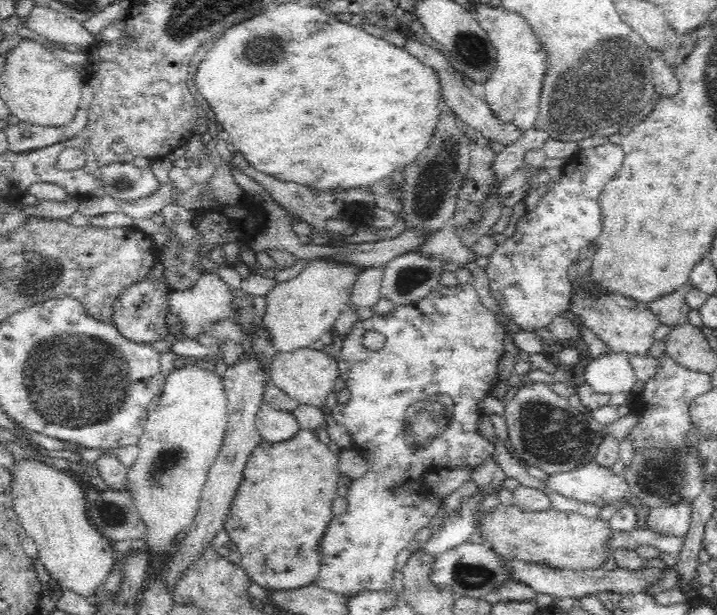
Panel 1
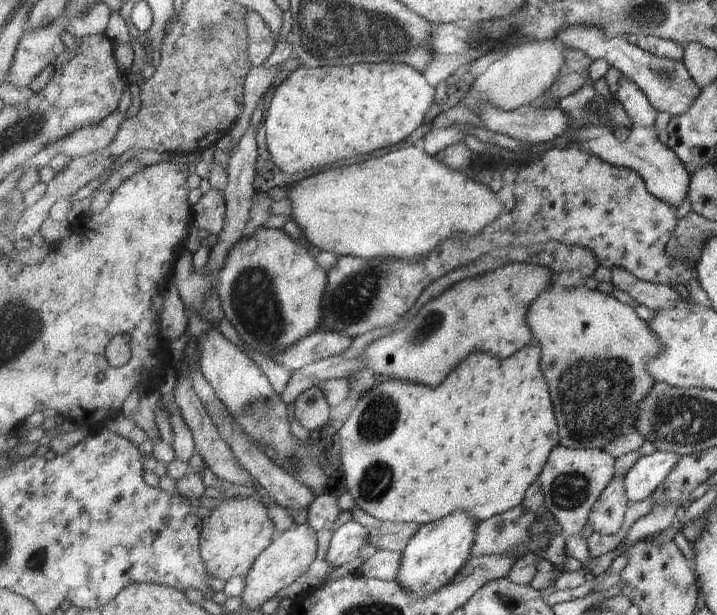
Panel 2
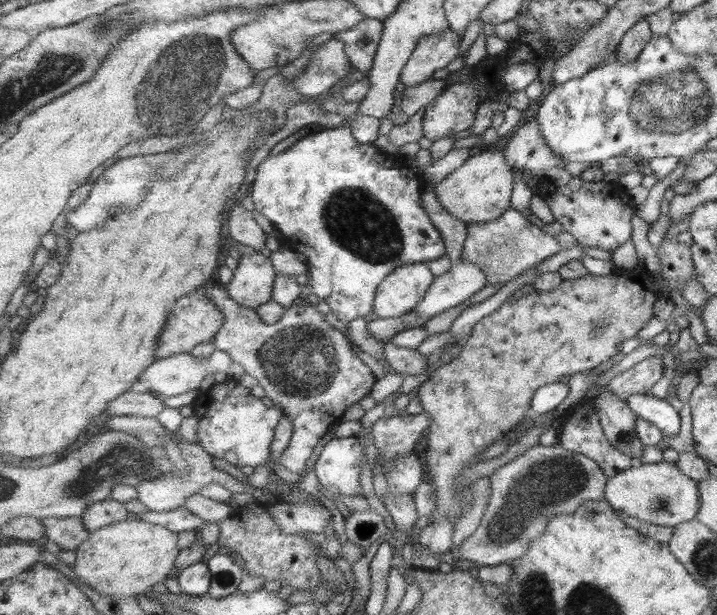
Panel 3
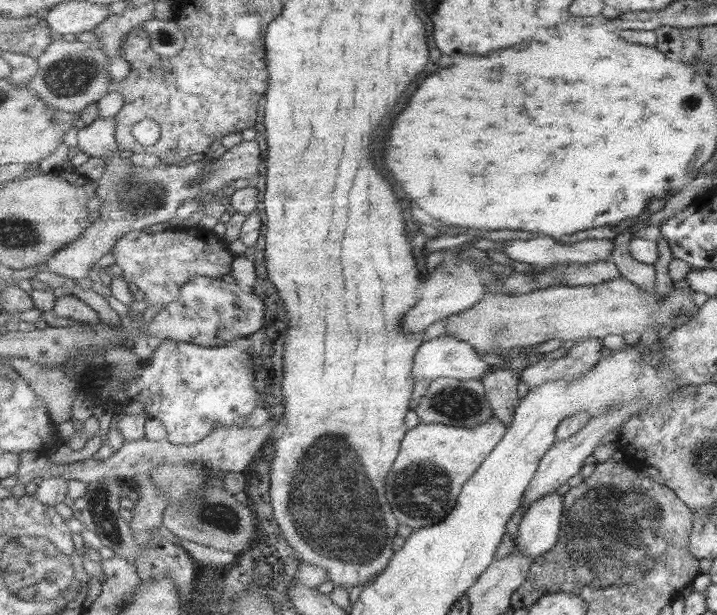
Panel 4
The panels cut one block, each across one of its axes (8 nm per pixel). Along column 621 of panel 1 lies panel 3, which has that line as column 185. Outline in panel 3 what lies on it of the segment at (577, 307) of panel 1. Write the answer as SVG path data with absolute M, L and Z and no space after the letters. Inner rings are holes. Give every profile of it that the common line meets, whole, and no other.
M202 289L187 294L177 301L175 309L169 316L168 325L157 344L157 358L190 353L197 345L213 341L226 322L225 314L219 308Z

